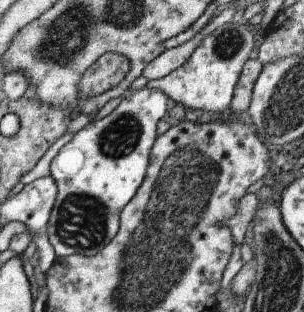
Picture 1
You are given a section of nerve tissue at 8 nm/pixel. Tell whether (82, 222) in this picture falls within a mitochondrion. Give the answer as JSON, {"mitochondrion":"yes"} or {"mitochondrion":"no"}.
{"mitochondrion":"yes"}

